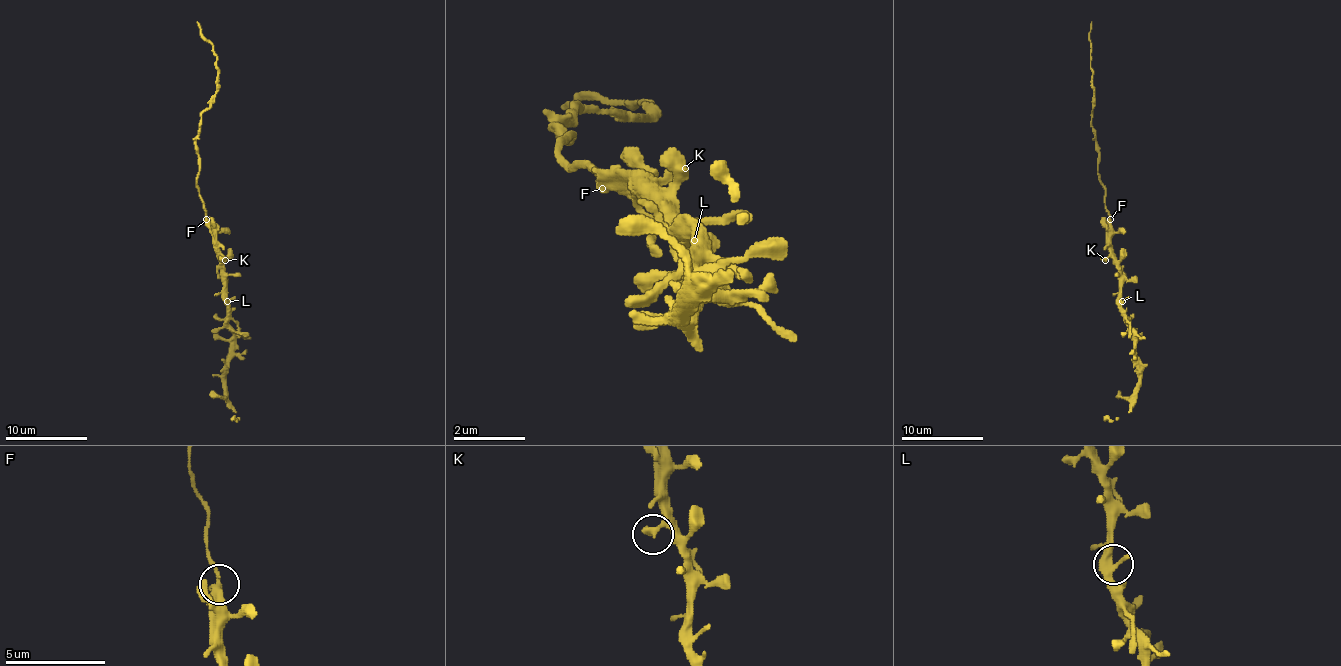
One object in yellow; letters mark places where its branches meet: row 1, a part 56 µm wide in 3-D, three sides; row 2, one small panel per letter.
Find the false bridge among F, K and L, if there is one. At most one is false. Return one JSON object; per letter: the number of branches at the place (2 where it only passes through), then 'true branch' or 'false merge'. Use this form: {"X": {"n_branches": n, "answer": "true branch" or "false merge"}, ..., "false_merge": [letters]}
{"F": {"n_branches": 2, "answer": "false merge"}, "K": {"n_branches": 1, "answer": "true branch"}, "L": {"n_branches": 3, "answer": "true branch"}, "false_merge": ["F"]}

